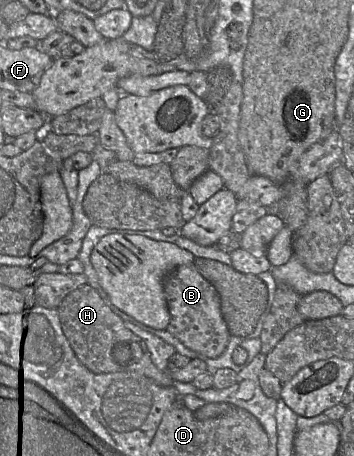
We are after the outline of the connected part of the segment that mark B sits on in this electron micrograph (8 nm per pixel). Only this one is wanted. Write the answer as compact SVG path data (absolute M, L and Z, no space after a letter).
M191 263L167 273L163 279L163 291L170 314L166 330L190 350L208 358L219 357L225 351L231 334L223 319L220 298L213 285Z

